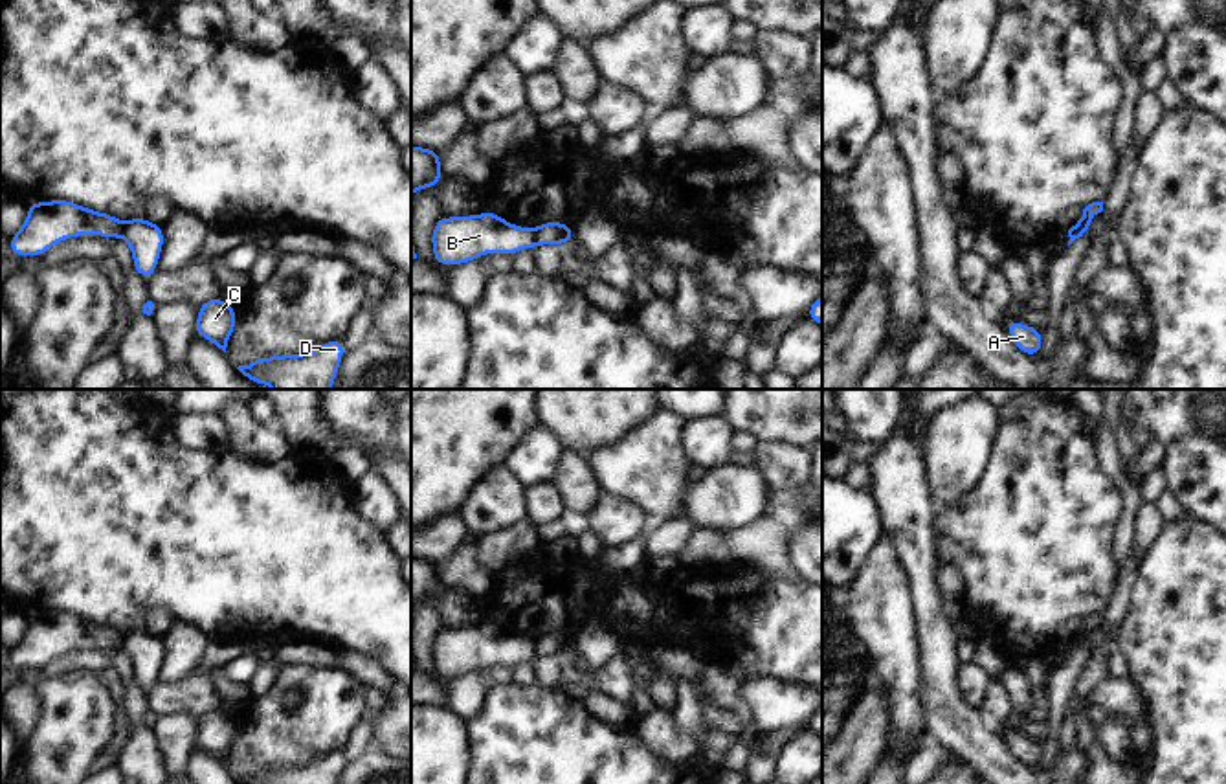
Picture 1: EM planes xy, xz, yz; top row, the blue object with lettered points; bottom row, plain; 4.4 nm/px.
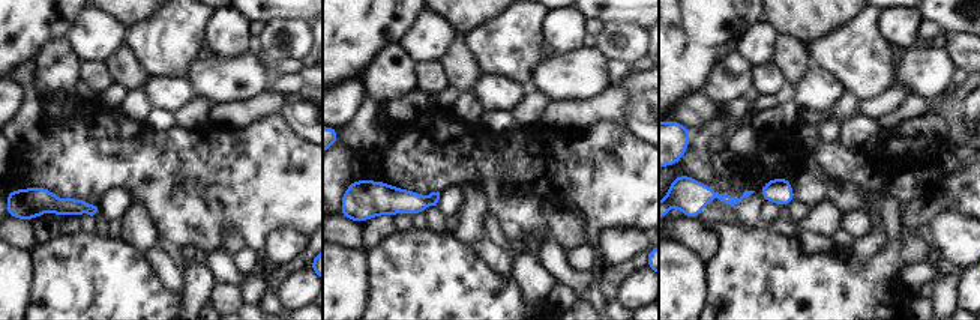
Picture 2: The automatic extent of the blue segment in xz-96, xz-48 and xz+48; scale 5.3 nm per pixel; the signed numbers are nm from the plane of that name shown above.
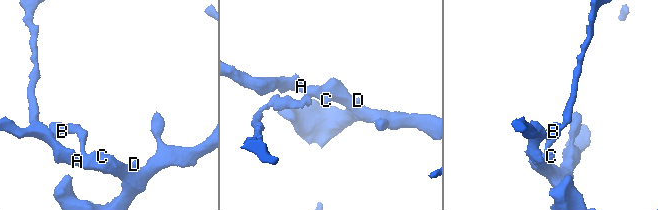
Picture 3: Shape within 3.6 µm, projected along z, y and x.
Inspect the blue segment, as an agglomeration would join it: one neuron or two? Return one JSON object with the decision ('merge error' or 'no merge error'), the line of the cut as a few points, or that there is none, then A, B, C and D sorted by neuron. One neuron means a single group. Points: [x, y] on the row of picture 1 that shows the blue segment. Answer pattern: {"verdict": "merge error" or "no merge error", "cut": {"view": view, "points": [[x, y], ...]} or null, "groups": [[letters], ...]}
{"verdict": "merge error", "cut": {"view": "xz", "points": [[533, 228], [533, 241], [536, 245]]}, "groups": [["A", "C", "D"], ["B"]]}

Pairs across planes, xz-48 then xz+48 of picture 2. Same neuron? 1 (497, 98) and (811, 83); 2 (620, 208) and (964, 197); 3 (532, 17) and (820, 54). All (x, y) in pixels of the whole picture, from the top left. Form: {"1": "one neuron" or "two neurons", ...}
{"1": "one neuron", "2": "one neuron", "3": "one neuron"}

